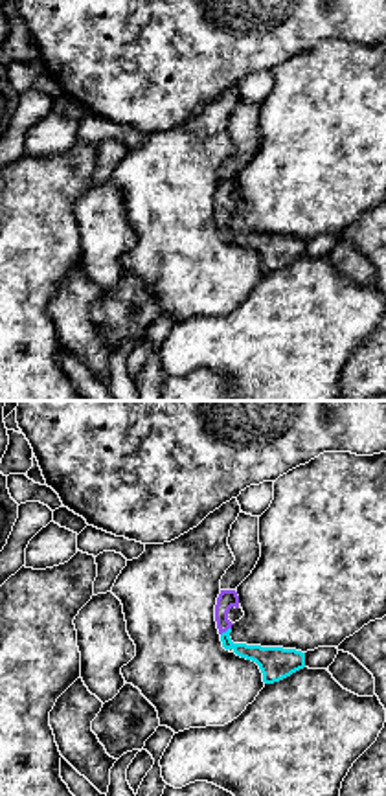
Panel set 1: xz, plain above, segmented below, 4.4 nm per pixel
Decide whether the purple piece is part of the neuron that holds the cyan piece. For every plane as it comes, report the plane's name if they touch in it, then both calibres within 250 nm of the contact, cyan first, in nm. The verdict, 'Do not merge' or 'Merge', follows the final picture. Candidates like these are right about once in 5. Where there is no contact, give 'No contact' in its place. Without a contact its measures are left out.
Touches cyan in xz. Thickness 140 nm (cyan) against 80 nm

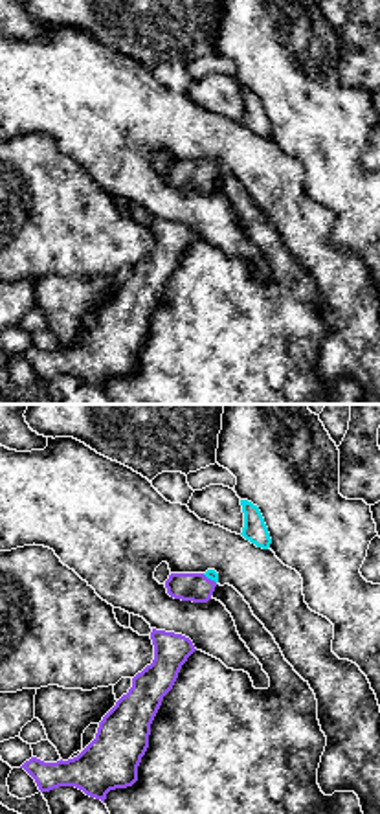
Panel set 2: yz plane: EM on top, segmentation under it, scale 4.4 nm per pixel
Touches cyan in yz. Thickness 50 nm (cyan) against 130 nm

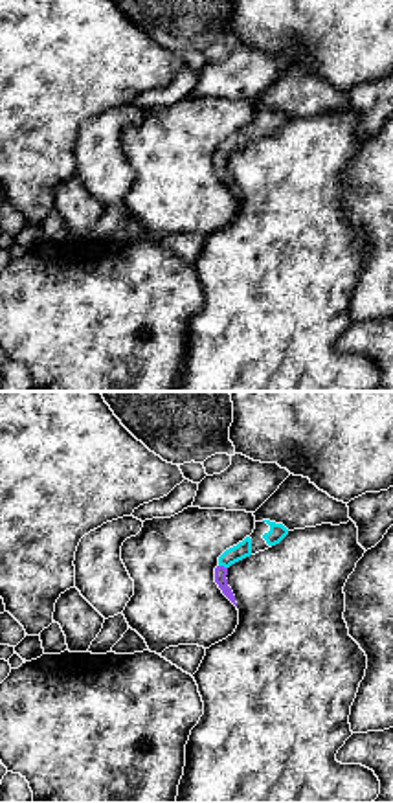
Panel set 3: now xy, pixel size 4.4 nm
Touches cyan in xy. Thickness 70 nm (cyan) against 60 nm

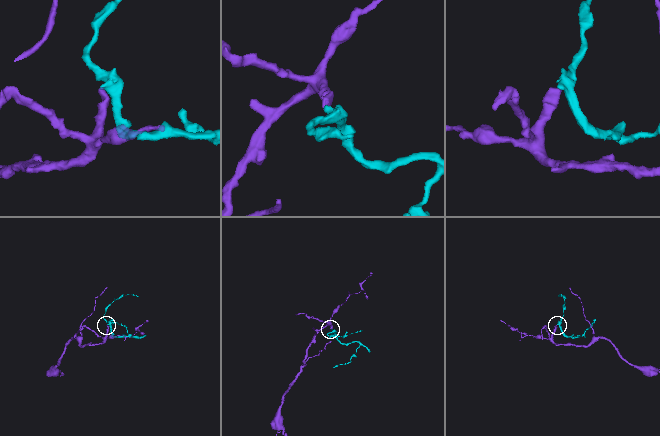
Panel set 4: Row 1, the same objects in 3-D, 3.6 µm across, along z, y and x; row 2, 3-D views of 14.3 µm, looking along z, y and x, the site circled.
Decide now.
Merge

